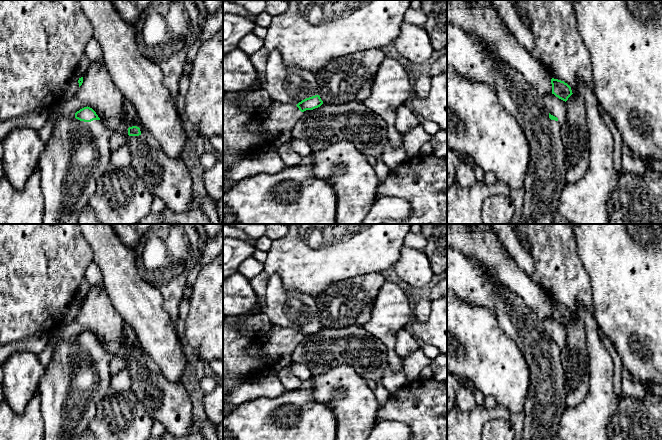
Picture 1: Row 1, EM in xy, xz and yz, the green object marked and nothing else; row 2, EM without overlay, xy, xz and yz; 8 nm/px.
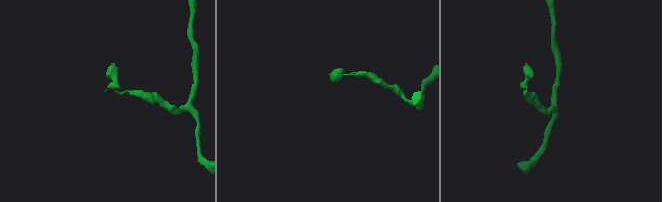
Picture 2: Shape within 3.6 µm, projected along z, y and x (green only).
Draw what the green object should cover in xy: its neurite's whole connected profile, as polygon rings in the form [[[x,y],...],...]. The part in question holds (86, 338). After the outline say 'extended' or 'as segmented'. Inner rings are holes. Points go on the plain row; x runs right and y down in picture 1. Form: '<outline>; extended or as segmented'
[[[61,326],[54,329],[50,334],[49,337],[56,337],[58,341],[54,345],[54,352],[51,361],[45,367],[45,372],[43,377],[40,380],[39,385],[39,395],[41,400],[41,417],[43,419],[43,435],[44,440],[79,440],[80,436],[88,430],[89,423],[93,420],[96,415],[97,405],[98,402],[105,396],[107,391],[110,389],[109,385],[111,382],[111,372],[110,372],[110,362],[115,358],[112,353],[107,352],[103,346],[100,344],[96,336],[90,331],[84,331],[73,338],[64,339],[59,335]]]; extended

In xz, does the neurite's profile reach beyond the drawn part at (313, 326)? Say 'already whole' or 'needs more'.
needs more

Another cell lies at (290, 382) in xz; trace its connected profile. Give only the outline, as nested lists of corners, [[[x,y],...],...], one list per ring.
[[[289,366],[279,370],[276,375],[286,390],[302,388],[302,381],[291,373]]]

